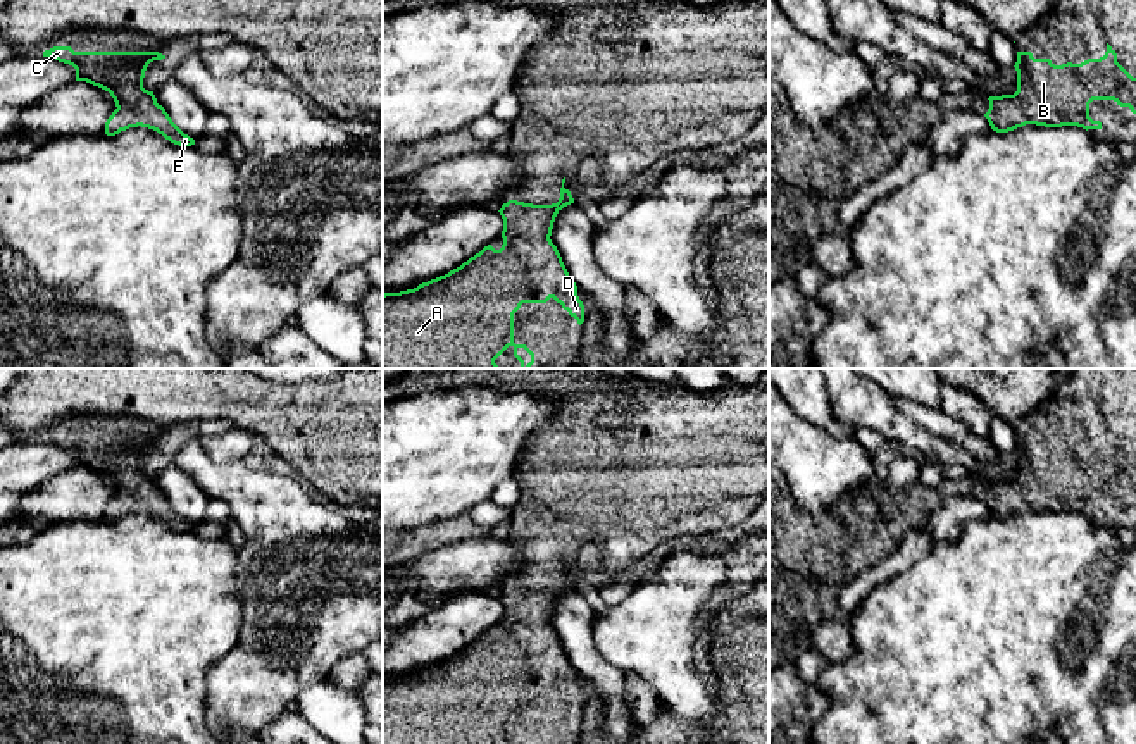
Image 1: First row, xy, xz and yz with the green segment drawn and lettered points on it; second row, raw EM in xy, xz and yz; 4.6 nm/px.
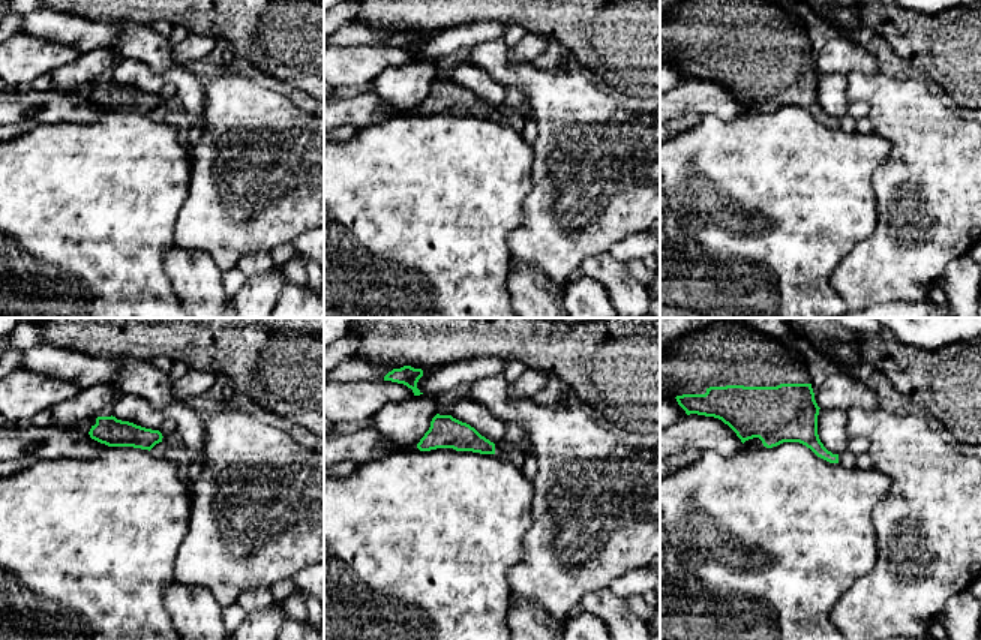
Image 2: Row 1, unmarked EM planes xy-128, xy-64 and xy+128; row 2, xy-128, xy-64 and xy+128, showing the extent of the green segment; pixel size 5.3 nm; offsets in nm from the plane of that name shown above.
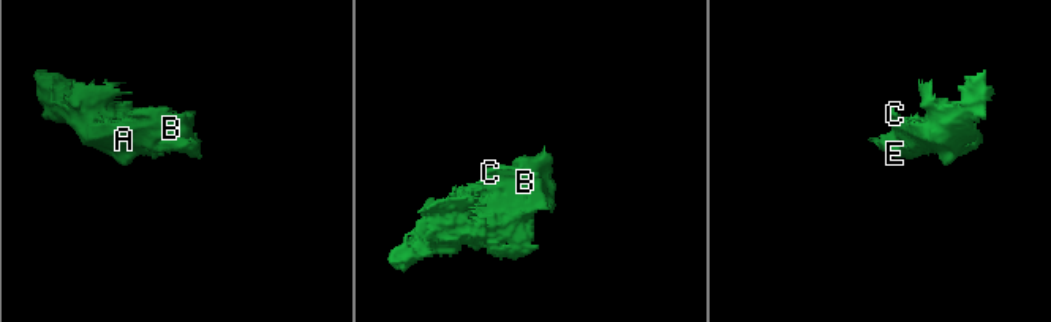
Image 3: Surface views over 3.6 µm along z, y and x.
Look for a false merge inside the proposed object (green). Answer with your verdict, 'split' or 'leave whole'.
leave whole

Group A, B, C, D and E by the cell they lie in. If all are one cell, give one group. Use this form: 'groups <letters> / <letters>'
groups A B C D E

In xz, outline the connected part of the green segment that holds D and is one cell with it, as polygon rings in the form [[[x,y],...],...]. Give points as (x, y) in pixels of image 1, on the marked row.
[[[565,177],[557,203],[533,205],[509,200],[502,205],[498,210],[503,219],[503,245],[500,250],[488,245],[445,276],[422,282],[414,289],[383,294],[383,369],[500,369],[495,360],[509,346],[514,348],[521,369],[529,369],[534,363],[534,353],[526,344],[514,343],[514,313],[522,303],[546,303],[553,298],[579,326],[584,322],[584,305],[577,296],[577,286],[550,239],[557,214],[574,203],[564,183]]]

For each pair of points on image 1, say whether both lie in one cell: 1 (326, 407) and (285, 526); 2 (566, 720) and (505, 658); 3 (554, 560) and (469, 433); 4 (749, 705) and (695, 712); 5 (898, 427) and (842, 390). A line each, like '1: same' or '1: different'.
1: different
2: same
3: different
4: different
5: same

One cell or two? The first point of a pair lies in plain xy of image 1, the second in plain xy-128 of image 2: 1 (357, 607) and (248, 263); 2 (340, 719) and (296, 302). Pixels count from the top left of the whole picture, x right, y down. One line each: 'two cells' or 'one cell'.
1: two cells
2: one cell

